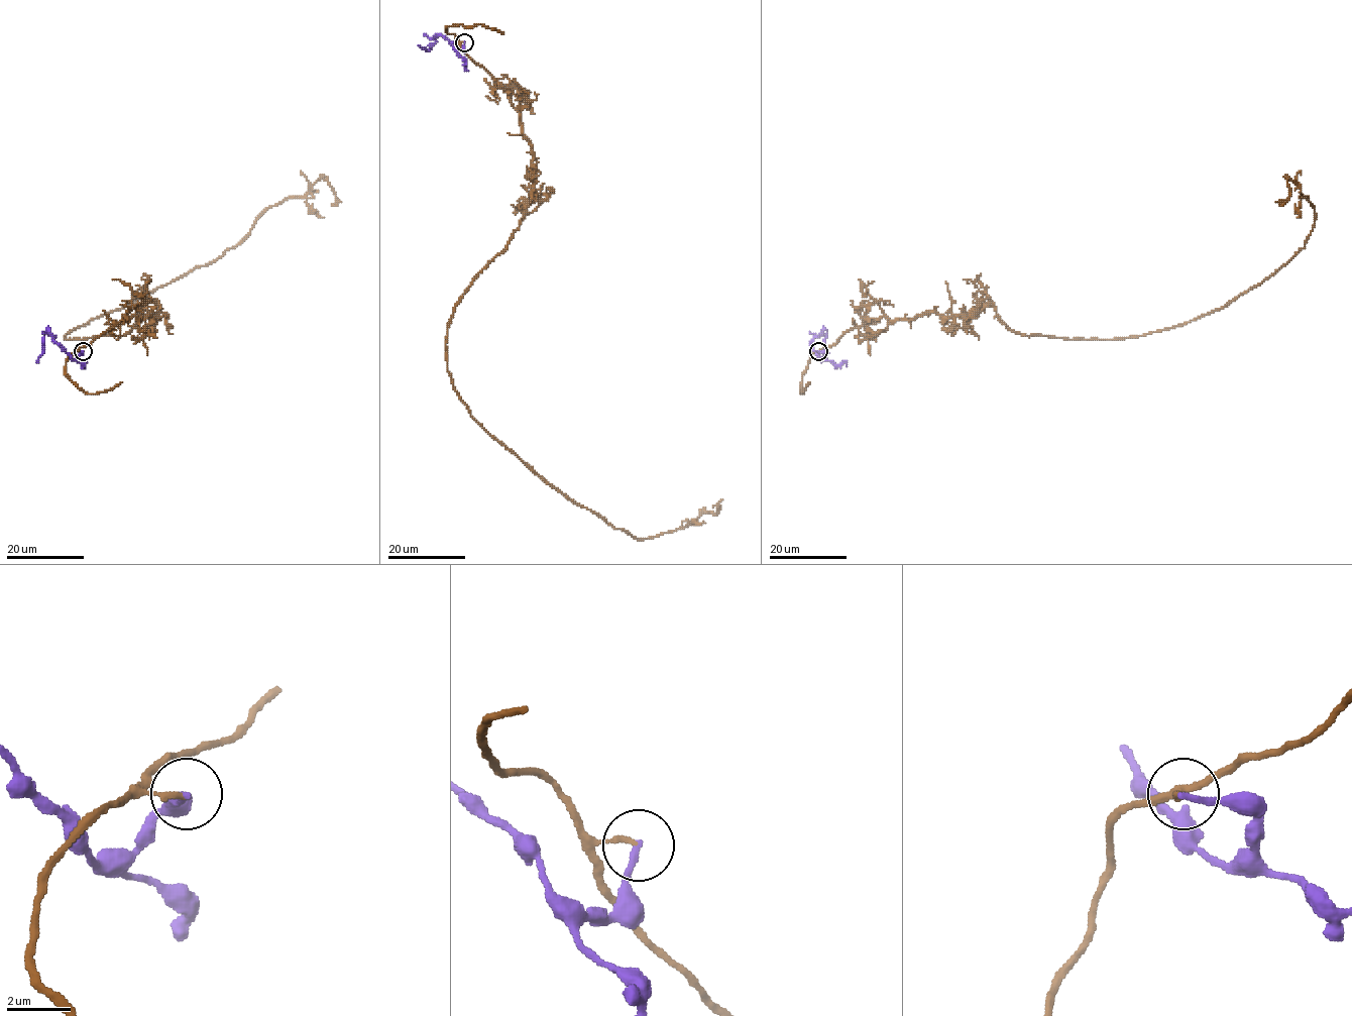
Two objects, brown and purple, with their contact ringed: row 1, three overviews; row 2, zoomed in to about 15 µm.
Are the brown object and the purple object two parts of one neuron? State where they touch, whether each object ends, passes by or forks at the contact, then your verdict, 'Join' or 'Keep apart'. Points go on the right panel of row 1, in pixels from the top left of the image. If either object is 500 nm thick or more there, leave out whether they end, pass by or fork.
Place: (818, 351). At the ring brown ends. At the ring purple ends. Keep apart

